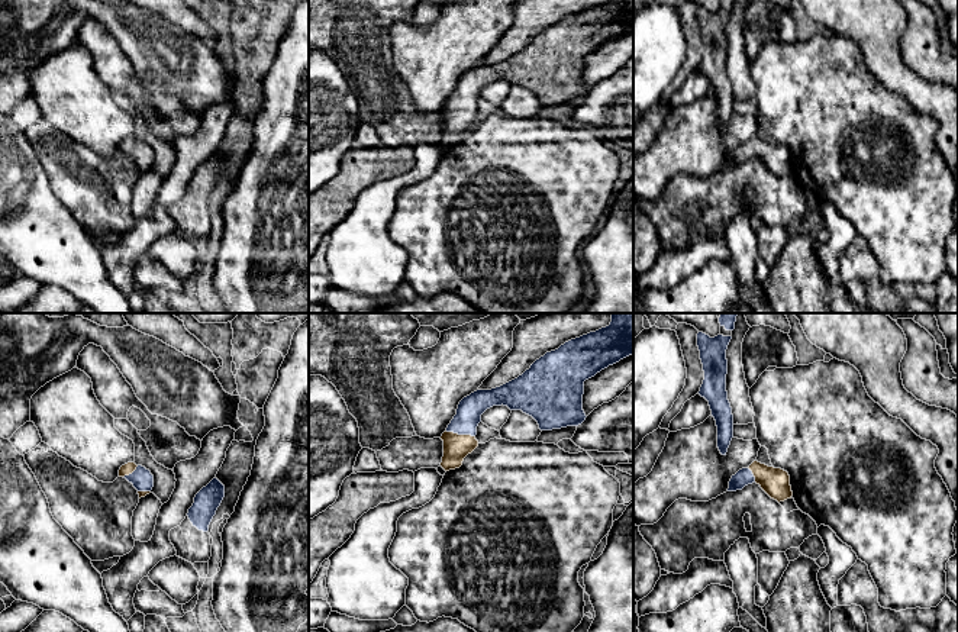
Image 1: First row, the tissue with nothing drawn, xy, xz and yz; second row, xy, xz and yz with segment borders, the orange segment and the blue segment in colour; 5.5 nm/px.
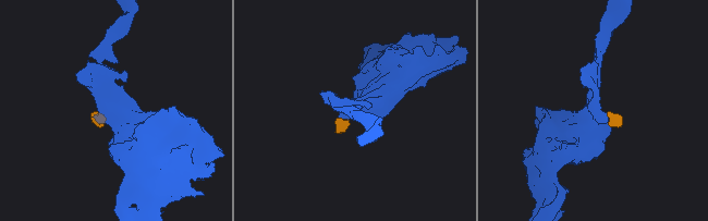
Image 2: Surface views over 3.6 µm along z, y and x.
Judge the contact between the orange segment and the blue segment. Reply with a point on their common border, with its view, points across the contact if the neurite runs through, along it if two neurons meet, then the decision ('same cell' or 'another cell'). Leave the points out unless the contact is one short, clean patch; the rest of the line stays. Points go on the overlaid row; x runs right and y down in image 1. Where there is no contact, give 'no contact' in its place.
meets orange in xz at (460, 435); runs through xz (457, 447), (460, 435), (468, 415); same cell

